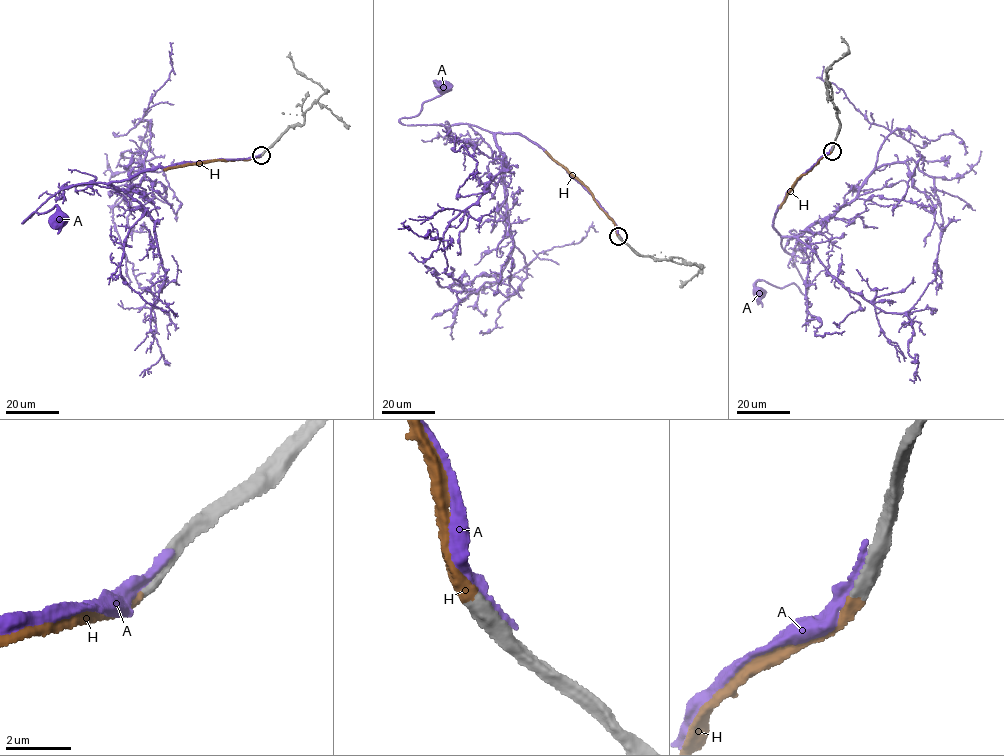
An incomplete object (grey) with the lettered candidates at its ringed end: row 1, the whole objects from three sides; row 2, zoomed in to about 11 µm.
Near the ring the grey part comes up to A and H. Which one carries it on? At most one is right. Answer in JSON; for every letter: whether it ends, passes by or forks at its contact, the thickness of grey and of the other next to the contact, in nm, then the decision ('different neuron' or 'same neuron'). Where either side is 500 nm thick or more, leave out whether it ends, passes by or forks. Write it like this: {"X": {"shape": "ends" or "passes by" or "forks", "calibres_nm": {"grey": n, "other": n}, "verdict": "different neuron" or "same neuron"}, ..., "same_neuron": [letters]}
{"A": {"calibres_nm": {"grey": 500, "other": 400}, "verdict": "different neuron"}, "H": {"shape": "ends", "calibres_nm": {"grey": 380, "other": 360}, "verdict": "same neuron"}, "same_neuron": ["H"]}

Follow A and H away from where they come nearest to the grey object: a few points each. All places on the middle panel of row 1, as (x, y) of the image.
A: (620, 237), (599, 202), (523, 136), (469, 124), (401, 123), (419, 114), (424, 102), (447, 86), (441, 87)
H: (618, 236), (615, 225), (591, 191), (545, 151)

